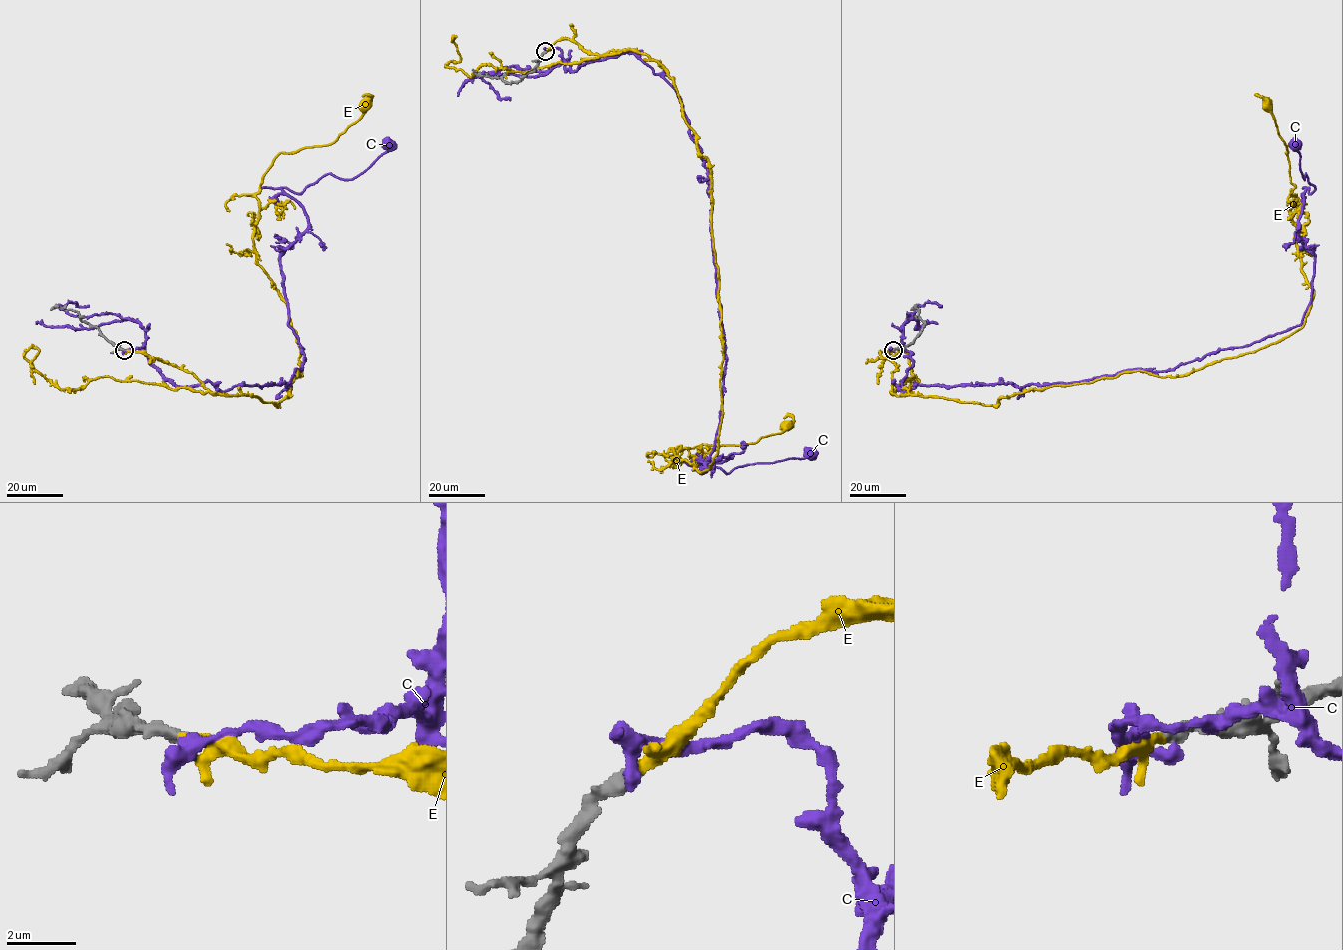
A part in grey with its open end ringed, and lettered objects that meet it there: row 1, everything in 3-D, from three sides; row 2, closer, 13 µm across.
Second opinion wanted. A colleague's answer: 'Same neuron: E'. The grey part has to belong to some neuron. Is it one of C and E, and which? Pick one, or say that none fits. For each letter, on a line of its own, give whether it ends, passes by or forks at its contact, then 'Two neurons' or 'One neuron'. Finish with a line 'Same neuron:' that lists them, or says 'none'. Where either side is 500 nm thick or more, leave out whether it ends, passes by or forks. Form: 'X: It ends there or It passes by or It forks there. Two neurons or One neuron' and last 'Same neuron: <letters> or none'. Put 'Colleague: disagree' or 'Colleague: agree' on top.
Colleague: agree
C: It ends there. Two neurons
E: It ends there. One neuron
Same neuron: E

